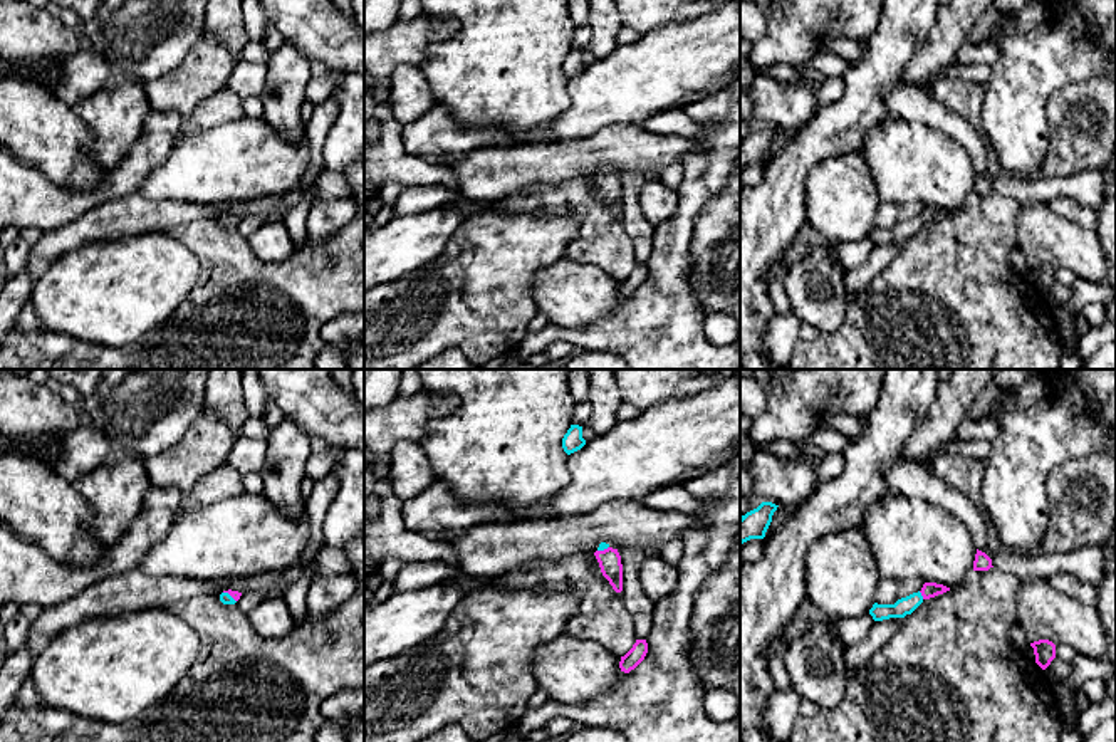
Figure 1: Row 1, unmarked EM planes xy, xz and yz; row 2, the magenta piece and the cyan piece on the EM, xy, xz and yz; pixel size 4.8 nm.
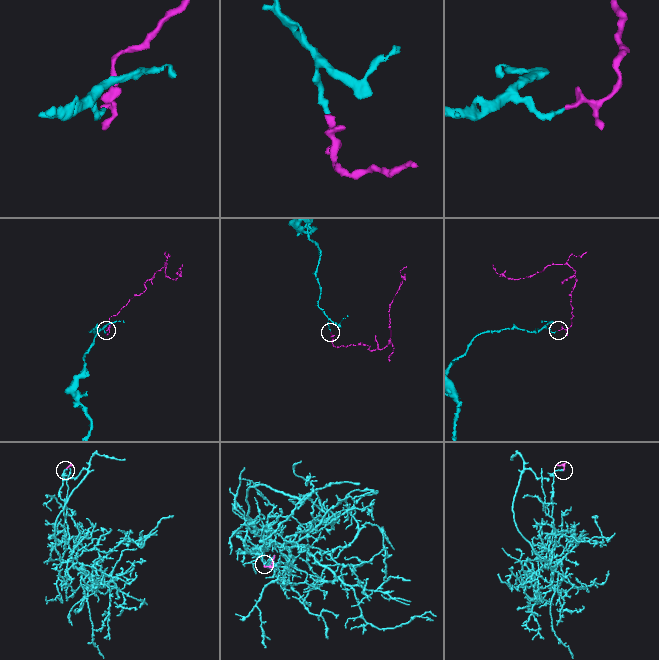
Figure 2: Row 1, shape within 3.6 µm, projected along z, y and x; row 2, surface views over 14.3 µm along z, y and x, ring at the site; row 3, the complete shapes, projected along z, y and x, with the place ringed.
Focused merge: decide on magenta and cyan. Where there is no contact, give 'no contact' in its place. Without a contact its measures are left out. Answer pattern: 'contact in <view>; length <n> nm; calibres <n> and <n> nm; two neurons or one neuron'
contact in yz; length 50 nm; calibres 80 and 90 nm; one neuron

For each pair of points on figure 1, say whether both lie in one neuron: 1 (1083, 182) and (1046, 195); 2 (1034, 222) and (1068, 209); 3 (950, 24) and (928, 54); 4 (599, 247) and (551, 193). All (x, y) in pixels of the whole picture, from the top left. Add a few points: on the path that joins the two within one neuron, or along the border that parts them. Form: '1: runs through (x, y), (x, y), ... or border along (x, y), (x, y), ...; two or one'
1: runs through (1074, 187), (1054, 187); one
2: border along (1049, 203), (1064, 217), (1093, 230); two
3: runs through (950, 31), (935, 47); one
4: runs through (599, 230), (598, 224), (568, 197); one

